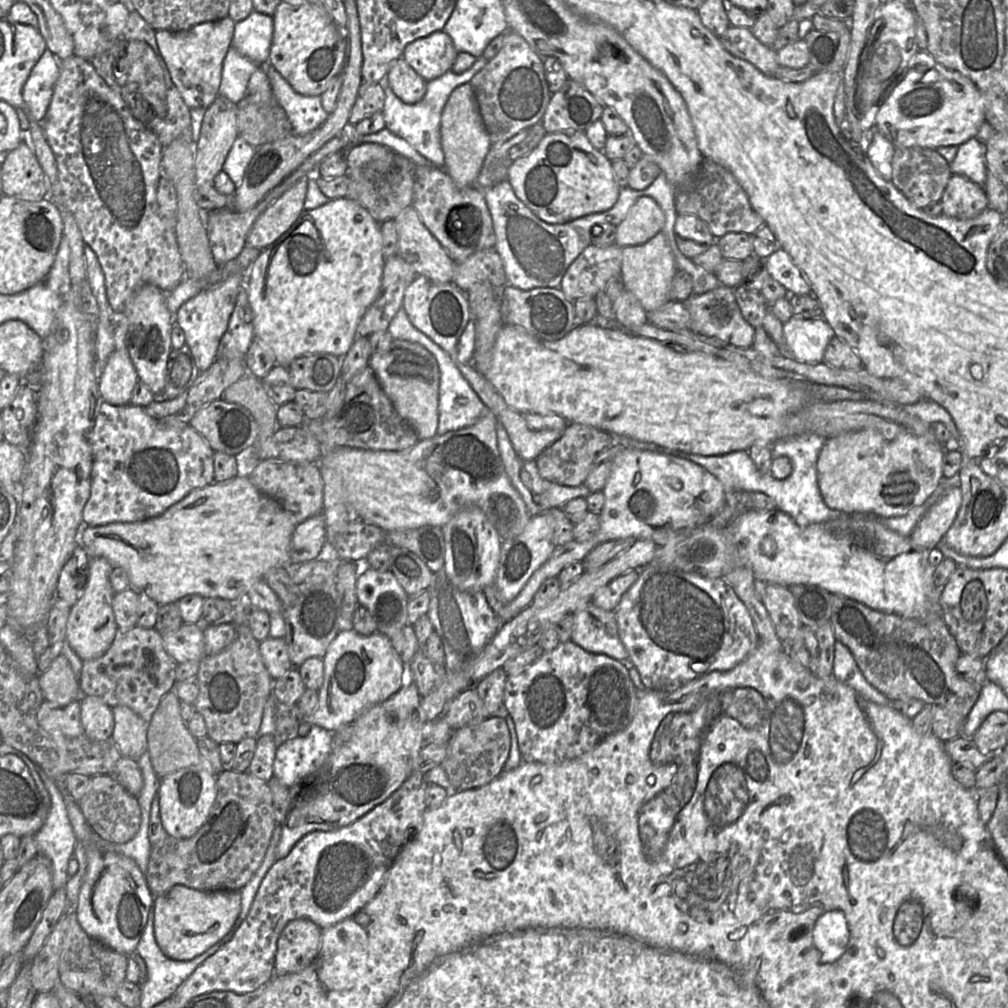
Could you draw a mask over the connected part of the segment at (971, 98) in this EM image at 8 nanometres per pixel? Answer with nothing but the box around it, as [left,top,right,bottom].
[874,51,985,149]

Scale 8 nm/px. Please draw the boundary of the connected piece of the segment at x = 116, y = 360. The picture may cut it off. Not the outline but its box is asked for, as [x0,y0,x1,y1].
[98,348,138,405]

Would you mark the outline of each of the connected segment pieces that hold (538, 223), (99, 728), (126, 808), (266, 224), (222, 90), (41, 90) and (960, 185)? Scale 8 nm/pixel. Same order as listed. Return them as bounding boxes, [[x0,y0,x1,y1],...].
[[482,174,721,295],[80,696,114,741],[78,775,140,844],[247,176,308,250],[218,46,261,103],[20,48,60,123],[939,175,989,219]]

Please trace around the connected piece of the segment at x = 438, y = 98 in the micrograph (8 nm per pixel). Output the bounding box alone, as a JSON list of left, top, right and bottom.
[378,65,474,168]

